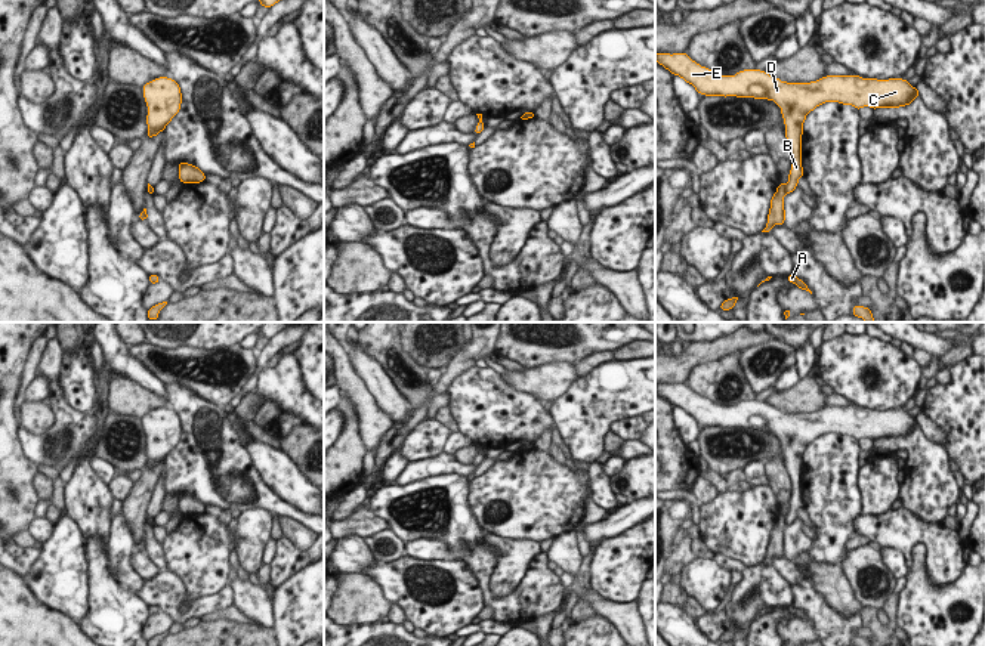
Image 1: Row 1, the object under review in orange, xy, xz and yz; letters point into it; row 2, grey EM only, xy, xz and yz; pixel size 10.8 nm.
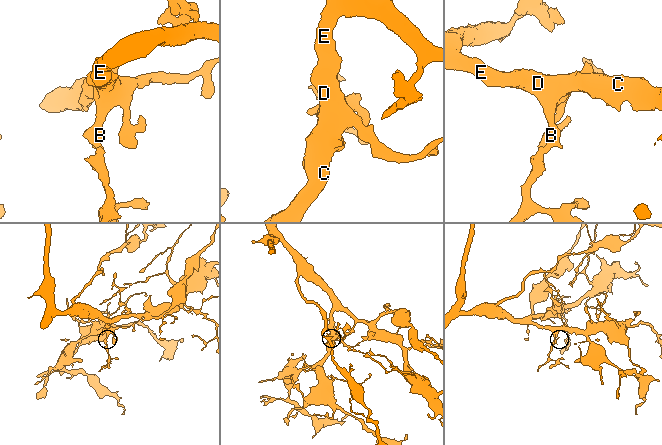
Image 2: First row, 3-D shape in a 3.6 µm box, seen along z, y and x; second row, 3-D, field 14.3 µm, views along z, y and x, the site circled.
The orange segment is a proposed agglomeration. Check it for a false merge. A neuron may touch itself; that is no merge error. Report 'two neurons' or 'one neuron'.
two neurons

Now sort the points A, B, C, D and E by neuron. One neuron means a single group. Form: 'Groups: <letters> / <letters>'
Groups: A / B C D E

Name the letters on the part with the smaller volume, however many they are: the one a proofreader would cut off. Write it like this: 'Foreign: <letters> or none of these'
Foreign: A

